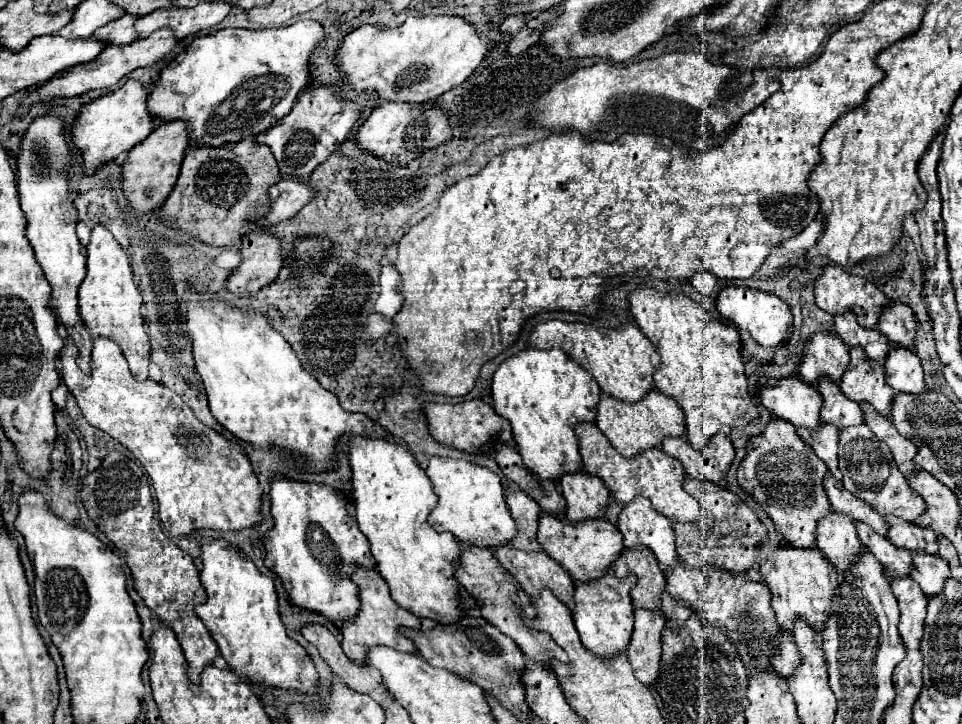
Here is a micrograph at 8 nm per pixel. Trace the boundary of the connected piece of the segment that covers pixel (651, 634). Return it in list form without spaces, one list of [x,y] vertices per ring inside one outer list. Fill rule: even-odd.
[[[636,608],[634,616],[636,616],[634,634],[626,656],[634,668],[636,678],[650,688],[658,676],[660,638],[664,630],[664,618],[660,614],[642,608]]]

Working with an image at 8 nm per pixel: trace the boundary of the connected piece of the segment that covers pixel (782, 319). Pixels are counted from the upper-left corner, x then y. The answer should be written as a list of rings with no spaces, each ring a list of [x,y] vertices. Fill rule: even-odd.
[[[724,288],[718,294],[716,308],[720,316],[734,324],[740,332],[742,338],[742,356],[744,358],[754,358],[760,364],[766,364],[774,358],[778,350],[784,350],[788,340],[792,338],[788,332],[792,328],[792,312],[784,300],[780,300],[774,294],[762,292],[762,290],[752,290],[752,288]],[[786,340],[786,344],[784,344]]]

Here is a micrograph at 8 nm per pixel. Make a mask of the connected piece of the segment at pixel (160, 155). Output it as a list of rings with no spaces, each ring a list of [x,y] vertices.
[[[174,120],[174,122],[164,122],[158,128],[154,128],[152,134],[144,142],[140,142],[128,152],[122,164],[120,176],[122,176],[124,196],[134,212],[150,214],[152,210],[158,210],[166,202],[168,194],[172,192],[178,180],[178,172],[180,172],[180,164],[182,164],[182,156],[186,148],[188,148],[186,124]]]

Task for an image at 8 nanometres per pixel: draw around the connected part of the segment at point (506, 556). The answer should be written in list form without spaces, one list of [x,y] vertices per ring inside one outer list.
[[[502,546],[494,550],[496,560],[510,572],[518,586],[534,600],[544,588],[550,588],[552,594],[572,608],[574,582],[570,574],[554,562],[546,552],[524,552],[512,546]]]

